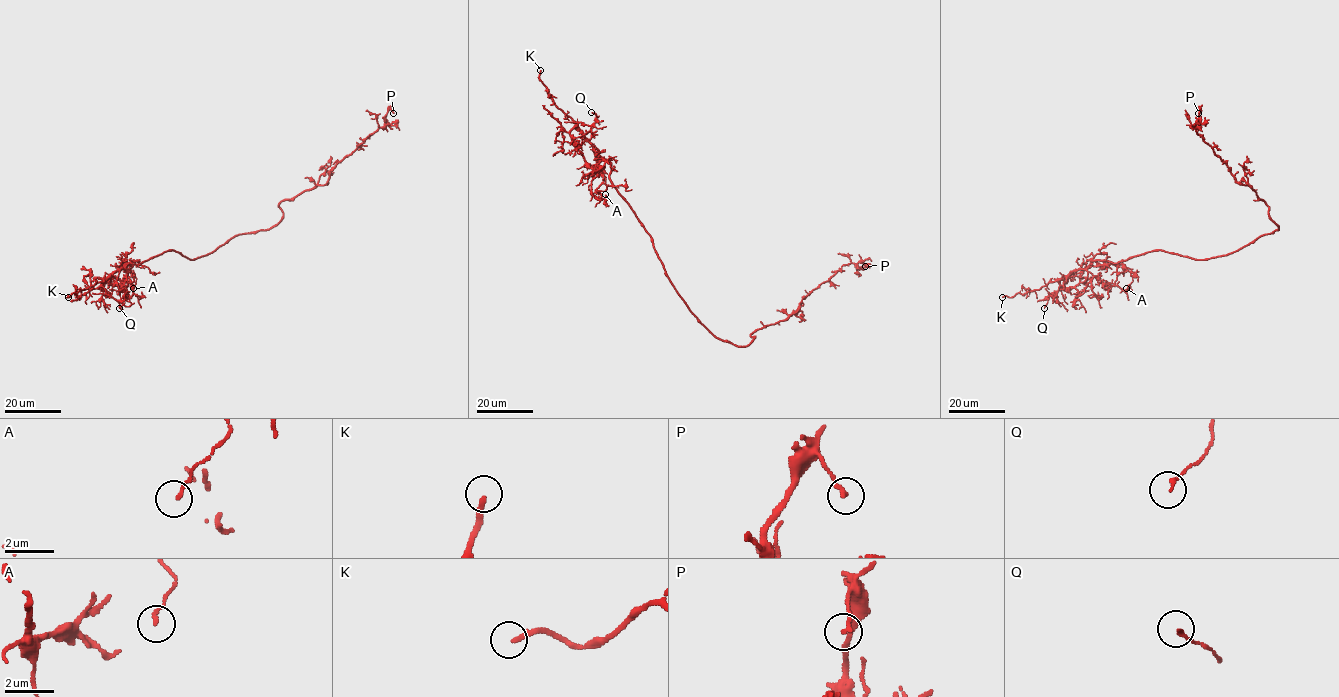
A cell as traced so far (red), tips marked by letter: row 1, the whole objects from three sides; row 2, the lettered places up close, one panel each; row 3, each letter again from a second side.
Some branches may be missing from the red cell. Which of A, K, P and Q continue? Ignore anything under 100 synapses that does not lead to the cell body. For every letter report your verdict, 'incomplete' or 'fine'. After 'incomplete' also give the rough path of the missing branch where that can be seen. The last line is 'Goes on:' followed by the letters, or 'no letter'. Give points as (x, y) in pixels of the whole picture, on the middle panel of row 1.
A: fine
K: incomplete
P: fine
Q: fine
Goes on: K

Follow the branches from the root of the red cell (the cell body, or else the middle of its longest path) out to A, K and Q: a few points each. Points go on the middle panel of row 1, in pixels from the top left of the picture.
A: (685, 301), (651, 236), (610, 178), (610, 164), (598, 159), (603, 182), (596, 190), (605, 201), (605, 194)
K: (685, 301), (651, 236), (610, 178), (610, 164), (557, 106), (539, 78), (540, 70)
Q: (685, 301), (651, 236), (610, 178), (610, 164), (574, 127), (579, 122), (592, 125), (596, 115), (591, 112)

